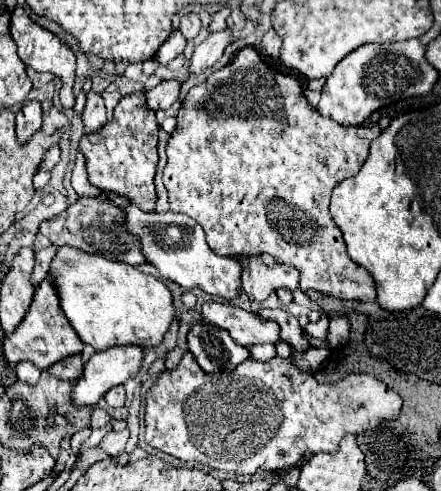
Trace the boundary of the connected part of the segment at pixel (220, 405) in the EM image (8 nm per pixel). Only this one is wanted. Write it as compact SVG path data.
M190 352L184 354L184 358L180 360L178 368L176 370L164 370L160 374L160 378L154 382L154 386L148 390L146 394L146 444L156 448L156 450L162 450L166 454L172 454L174 458L182 460L182 462L198 462L198 464L206 464L206 466L212 466L216 470L222 470L222 472L230 472L230 474L258 474L258 472L278 472L278 470L286 470L290 466L296 466L306 452L310 454L316 454L316 452L336 452L340 440L346 436L346 434L360 434L360 432L366 432L366 430L372 430L376 428L378 424L382 424L384 420L394 420L394 416L400 414L400 408L402 408L402 398L390 390L384 382L380 382L378 378L370 376L370 374L350 374L346 376L342 382L336 382L336 384L318 384L314 380L314 376L310 374L304 374L300 370L296 370L288 358L278 358L274 356L270 362L256 362L256 360L246 360L242 364L238 364L238 368L234 368L232 372L220 372L220 374L206 374L194 360L194 356Z

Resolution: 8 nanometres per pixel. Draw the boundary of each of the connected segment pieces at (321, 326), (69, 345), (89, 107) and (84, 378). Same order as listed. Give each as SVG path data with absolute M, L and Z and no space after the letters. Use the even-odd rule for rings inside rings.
M323 315L317 322L309 322L304 328L305 332L322 341L326 341L329 330L329 318Z
M46 278L38 288L36 288L36 296L34 302L28 310L28 314L24 316L24 320L20 322L20 326L6 336L4 340L4 356L10 368L14 368L18 362L34 362L34 366L38 366L40 370L50 368L52 364L56 364L58 360L72 356L72 354L80 354L84 348L84 342L80 340L80 336L76 334L76 330L70 326L70 322L66 320L56 290L52 290L52 282L50 278Z
M88 92L86 108L82 112L82 122L84 122L84 136L90 136L92 132L98 132L108 122L104 100L100 98L100 94Z
M114 346L96 352L86 364L80 376L72 400L76 406L96 404L110 388L134 378L144 360L144 348L140 346Z

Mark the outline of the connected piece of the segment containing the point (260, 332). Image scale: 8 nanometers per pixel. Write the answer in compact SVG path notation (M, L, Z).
M210 300L202 304L202 318L208 324L220 326L232 334L232 340L240 346L280 340L280 324L274 320L262 320L240 306Z

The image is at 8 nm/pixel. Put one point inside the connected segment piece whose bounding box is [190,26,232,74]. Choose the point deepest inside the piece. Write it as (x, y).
(210, 51)

